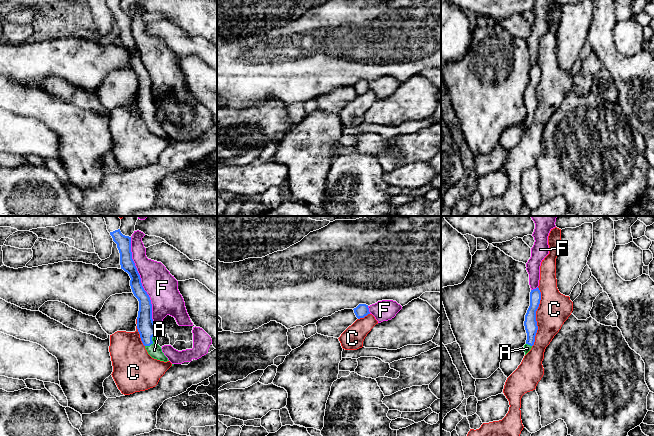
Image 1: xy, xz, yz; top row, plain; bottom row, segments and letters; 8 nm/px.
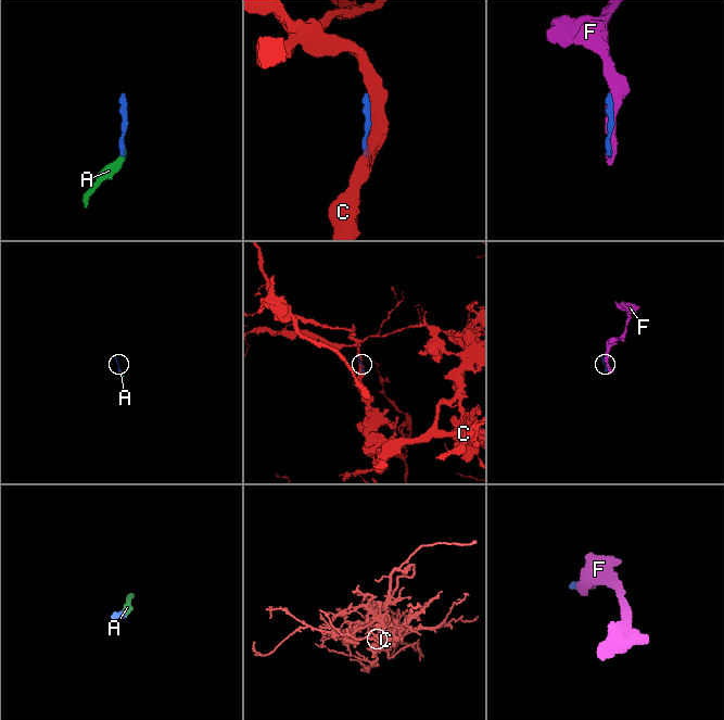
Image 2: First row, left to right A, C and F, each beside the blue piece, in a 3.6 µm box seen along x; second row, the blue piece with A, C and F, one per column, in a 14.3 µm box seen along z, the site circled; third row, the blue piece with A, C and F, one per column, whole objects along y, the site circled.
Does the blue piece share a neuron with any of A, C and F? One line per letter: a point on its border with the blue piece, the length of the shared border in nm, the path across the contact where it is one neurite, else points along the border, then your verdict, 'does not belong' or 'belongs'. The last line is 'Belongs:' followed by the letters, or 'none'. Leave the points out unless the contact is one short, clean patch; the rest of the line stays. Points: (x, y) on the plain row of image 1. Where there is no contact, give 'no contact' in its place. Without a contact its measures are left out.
A: meets blue in xy at (152, 117); contact 140 nm long; runs through xy (145, 101), (148, 113), (152, 117), (152, 124), (154, 126); belongs
C: meets blue in yz at (535, 93); contact 480 nm long; does not belong
F: meets blue in xy at (140, 57); contact 750 nm long; does not belong
Belongs: A

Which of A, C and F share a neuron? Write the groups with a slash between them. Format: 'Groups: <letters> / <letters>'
Groups: A / C / F

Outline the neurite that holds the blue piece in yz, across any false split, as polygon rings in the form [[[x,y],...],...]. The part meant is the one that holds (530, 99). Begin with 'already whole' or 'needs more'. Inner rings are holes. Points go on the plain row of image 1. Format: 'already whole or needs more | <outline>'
needs more | [[[539,64],[531,66],[530,68],[530,82],[525,91],[524,102],[527,109],[526,120],[524,121],[525,131],[531,126],[535,118],[535,112],[538,106],[536,97],[536,87],[541,76],[541,68]]]

